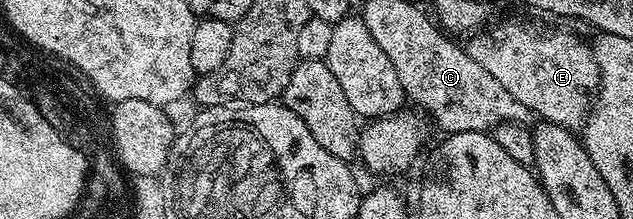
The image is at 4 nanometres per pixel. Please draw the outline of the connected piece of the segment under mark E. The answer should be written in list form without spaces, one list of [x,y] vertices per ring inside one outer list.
[[[504,20],[490,28],[477,31],[469,39],[473,39],[466,44],[470,58],[474,58],[474,62],[482,62],[482,66],[486,66],[486,70],[502,82],[502,87],[512,97],[518,98],[522,106],[531,110],[533,117],[550,124],[560,124],[564,128],[583,129],[600,86],[600,71],[591,43],[583,44],[572,32],[539,32],[520,20]]]

